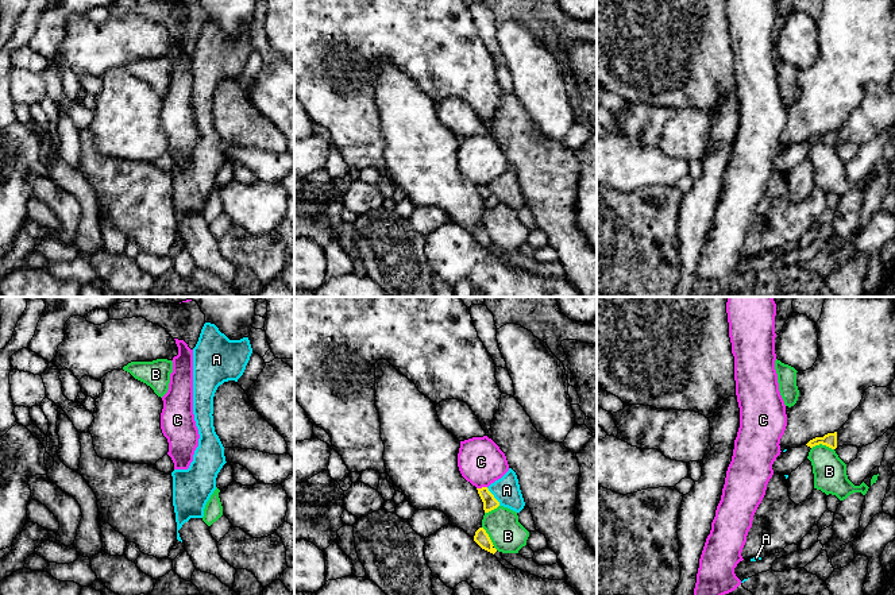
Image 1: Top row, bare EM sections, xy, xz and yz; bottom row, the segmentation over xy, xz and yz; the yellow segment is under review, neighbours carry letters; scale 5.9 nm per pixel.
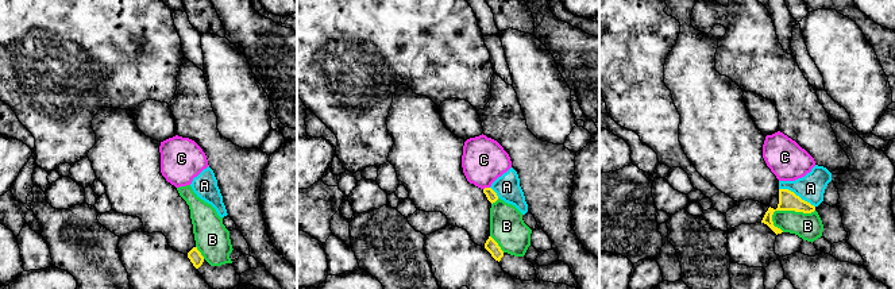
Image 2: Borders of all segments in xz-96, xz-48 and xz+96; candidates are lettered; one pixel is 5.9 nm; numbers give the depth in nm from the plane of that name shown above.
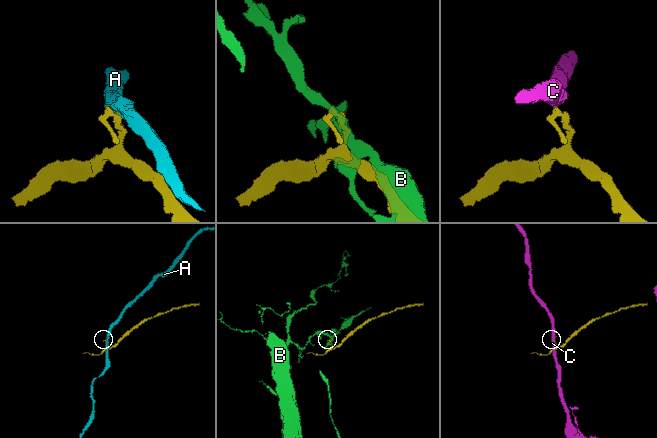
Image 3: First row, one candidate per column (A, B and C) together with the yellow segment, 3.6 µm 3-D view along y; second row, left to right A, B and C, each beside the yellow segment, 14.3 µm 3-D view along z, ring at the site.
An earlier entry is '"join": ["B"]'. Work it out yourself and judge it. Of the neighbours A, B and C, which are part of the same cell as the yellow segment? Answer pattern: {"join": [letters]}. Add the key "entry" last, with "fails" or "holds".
{"join": [], "entry": "fails"}

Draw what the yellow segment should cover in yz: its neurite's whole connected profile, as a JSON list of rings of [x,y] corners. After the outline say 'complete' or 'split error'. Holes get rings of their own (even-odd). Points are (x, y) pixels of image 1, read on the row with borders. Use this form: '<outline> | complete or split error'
[[[837,432],[828,433],[823,437],[815,437],[815,438],[810,440],[806,445],[813,448],[819,444],[826,445],[832,449],[836,449],[837,448]]] | complete

